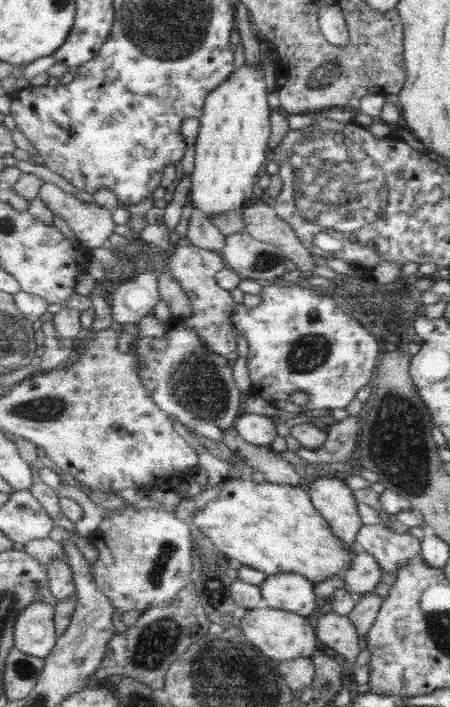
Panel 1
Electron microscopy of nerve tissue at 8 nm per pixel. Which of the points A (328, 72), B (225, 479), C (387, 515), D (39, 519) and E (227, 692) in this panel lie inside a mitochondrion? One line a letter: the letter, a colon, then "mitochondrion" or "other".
A: mitochondrion
B: other
C: other
D: other
E: mitochondrion

